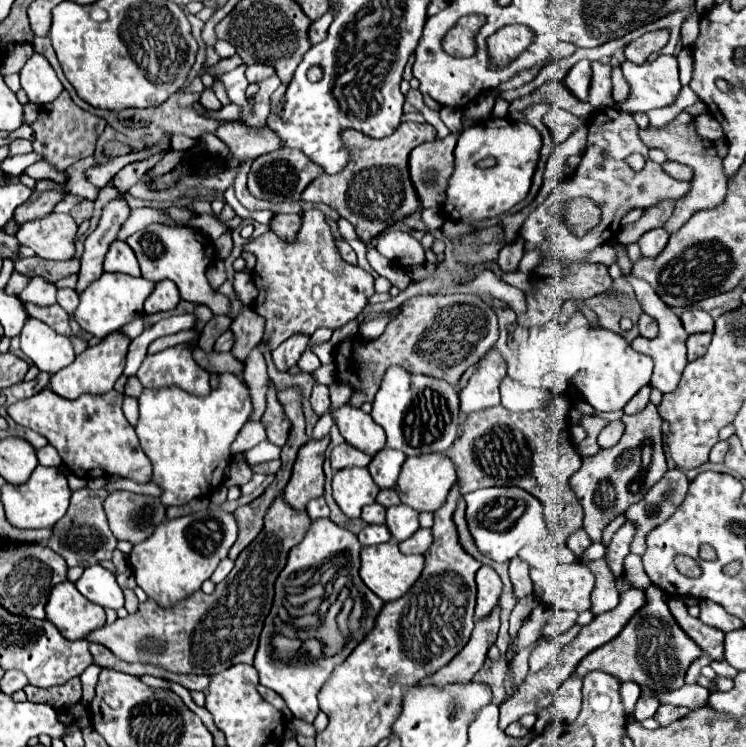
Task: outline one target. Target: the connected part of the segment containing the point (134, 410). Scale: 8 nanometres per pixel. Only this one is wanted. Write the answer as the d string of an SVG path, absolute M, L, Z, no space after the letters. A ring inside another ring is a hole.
M124 398L122 410L124 410L124 416L130 422L130 426L134 426L138 420L138 400L136 398Z

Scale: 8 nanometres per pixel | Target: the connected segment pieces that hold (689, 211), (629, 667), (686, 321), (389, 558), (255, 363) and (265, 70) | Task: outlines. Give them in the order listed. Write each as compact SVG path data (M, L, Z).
M686 112L678 114L670 124L662 126L662 128L654 128L654 126L648 126L644 130L638 130L638 136L640 140L648 146L648 148L660 148L668 160L674 160L674 162L682 162L686 166L690 166L694 170L694 188L690 190L690 196L686 196L686 200L678 200L678 204L674 206L674 212L670 216L670 220L666 222L666 230L672 234L676 230L680 230L686 220L692 218L692 214L700 212L700 210L708 210L708 208L716 208L724 196L726 196L726 176L722 176L722 158L716 154L714 150L714 142L706 140L706 138L700 138L696 134L696 126L694 126L694 118Z
M652 584L646 590L646 598L648 598L646 606L638 614L634 614L634 618L624 626L624 630L608 644L590 652L574 670L574 674L580 680L590 672L600 670L600 672L606 672L606 674L618 678L620 682L636 682L638 686L646 686L650 690L650 694L644 692L638 698L638 704L634 710L634 718L638 722L652 718L654 712L658 710L660 702L652 694L654 692L672 692L672 690L682 688L688 666L704 654L704 650L698 644L694 644L694 640L690 640L686 636L686 632L678 626L678 622L674 620L674 616L668 610L668 604L662 600L662 590L658 586Z
M686 310L680 314L680 320L688 334L700 334L700 332L714 330L714 318L704 310Z
M392 542L378 544L378 546L364 546L360 552L360 560L362 560L362 566L360 566L362 582L374 594L378 594L378 598L382 598L384 602L404 596L404 592L408 592L408 588L418 580L424 568L424 556L404 556L398 550L398 546Z
M258 348L250 352L250 358L246 360L244 368L244 380L250 388L252 394L252 404L254 404L254 416L250 420L260 420L264 414L266 406L266 392L268 392L268 378L266 378L266 362L264 356L260 354Z
M252 64L252 66L246 68L246 78L248 78L248 82L262 82L268 76L272 76L274 72L276 70L268 64Z

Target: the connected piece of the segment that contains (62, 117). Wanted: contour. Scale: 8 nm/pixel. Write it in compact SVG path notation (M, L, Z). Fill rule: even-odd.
M64 90L54 102L44 104L40 108L38 120L32 124L32 130L36 134L36 140L32 142L34 144L34 152L42 154L44 160L50 162L56 170L66 170L76 160L94 154L96 140L104 132L104 128L106 128L106 120L102 120L102 118L78 108L70 100L68 92Z

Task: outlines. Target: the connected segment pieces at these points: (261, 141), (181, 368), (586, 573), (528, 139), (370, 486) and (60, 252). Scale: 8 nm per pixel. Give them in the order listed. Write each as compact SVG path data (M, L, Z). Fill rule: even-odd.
M228 122L216 130L216 136L230 148L230 152L238 160L254 160L258 154L266 154L280 148L278 136L270 132L266 126L262 126L260 130L252 130L244 124Z
M188 344L172 346L146 356L136 376L144 388L180 386L190 394L210 394L210 376L196 364Z
M558 564L554 572L540 584L542 602L556 610L590 610L590 594L594 588L594 574L580 564Z
M488 118L488 120L482 120L470 128L466 128L460 138L458 138L458 144L456 144L456 150L454 150L454 156L456 156L456 162L454 162L454 174L448 182L448 198L446 202L442 204L442 214L444 218L448 220L466 220L466 222L472 222L472 220L486 220L486 218L496 218L504 212L508 212L512 206L516 206L518 202L522 202L530 190L530 184L532 184L532 176L534 176L534 170L536 170L536 164L538 164L538 158L540 158L540 148L542 148L542 138L540 138L540 132L530 126L530 124L524 124L524 122L516 122L512 118ZM482 158L496 158L498 164L494 168L488 168L488 170L482 170L482 168L476 168L476 162L482 160Z
M344 468L332 478L334 500L348 518L358 518L362 506L376 500L380 488L366 468Z
M70 214L44 216L42 220L34 220L30 224L22 224L16 232L16 238L22 246L28 246L40 258L48 260L70 260L74 256L72 238L78 226Z

